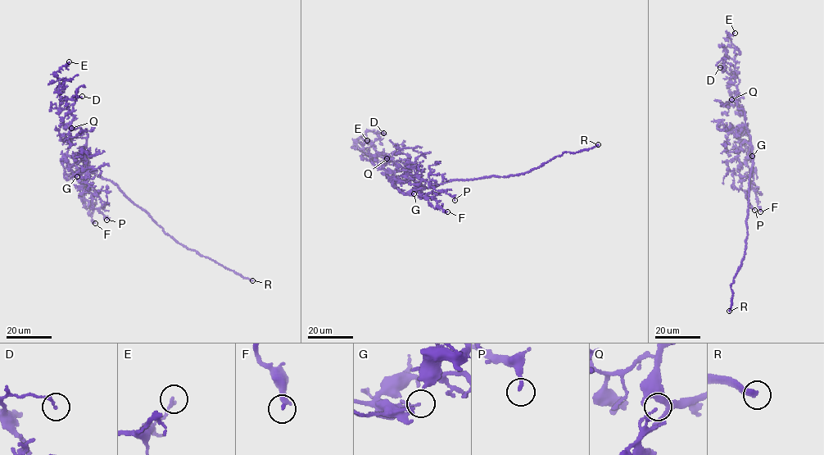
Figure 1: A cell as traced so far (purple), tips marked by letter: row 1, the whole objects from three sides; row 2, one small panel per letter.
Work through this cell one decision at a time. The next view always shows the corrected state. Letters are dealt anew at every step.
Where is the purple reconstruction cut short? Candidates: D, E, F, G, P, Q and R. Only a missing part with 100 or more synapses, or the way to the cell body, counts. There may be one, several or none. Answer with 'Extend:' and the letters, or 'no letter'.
Extend: Q, R

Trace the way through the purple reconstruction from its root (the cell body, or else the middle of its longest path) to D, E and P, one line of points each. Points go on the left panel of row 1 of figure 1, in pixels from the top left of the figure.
D: (102, 178), (84, 152), (87, 130), (73, 127), (67, 114), (66, 101), (76, 91), (82, 96)
E: (102, 178), (84, 152), (87, 130), (73, 127), (74, 116), (60, 106), (63, 80), (56, 73), (69, 61)
P: (102, 178), (97, 176), (83, 161), (87, 192), (92, 193), (92, 207), (101, 212), (106, 220)

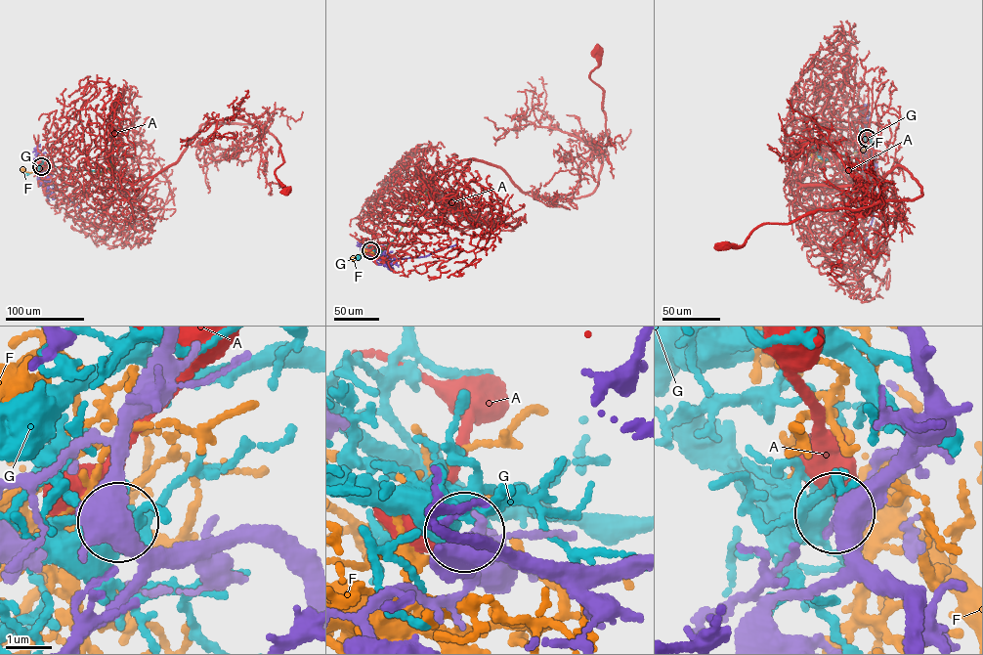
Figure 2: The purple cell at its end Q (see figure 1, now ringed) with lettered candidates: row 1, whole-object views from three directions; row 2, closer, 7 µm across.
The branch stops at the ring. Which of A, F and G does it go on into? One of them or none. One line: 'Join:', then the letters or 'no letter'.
Join: no letter

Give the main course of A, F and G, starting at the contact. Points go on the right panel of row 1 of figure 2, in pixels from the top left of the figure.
A: (867, 137), (841, 85), (796, 182), (868, 185), (898, 165), (923, 194), (768, 223), (723, 246)
F: (868, 137), (875, 146), (863, 139), (867, 133)
G: (867, 138), (864, 134), (871, 137), (871, 145), (876, 143), (866, 141)

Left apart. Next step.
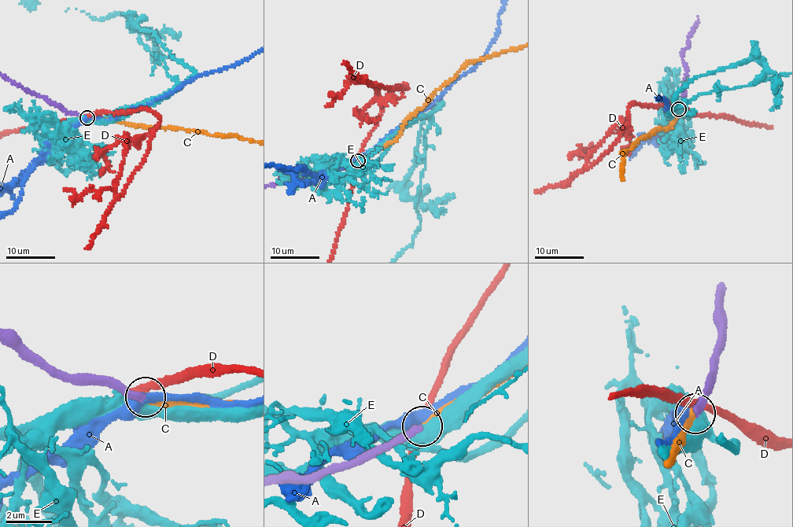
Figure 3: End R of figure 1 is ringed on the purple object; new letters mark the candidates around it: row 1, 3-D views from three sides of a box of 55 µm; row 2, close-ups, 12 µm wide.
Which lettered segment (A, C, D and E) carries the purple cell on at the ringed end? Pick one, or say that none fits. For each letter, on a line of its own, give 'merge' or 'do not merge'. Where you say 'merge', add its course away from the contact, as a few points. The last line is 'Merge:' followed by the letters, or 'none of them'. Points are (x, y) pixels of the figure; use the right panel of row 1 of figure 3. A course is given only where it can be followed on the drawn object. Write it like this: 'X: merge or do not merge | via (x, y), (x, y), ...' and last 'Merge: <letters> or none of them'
A: do not merge
C: merge
D: do not merge
E: do not merge
Merge: C

